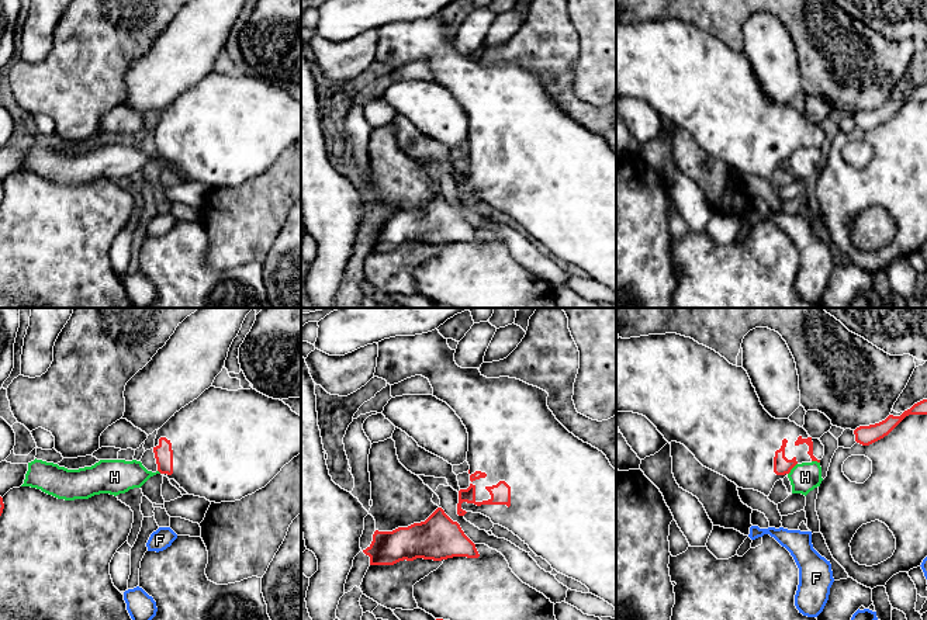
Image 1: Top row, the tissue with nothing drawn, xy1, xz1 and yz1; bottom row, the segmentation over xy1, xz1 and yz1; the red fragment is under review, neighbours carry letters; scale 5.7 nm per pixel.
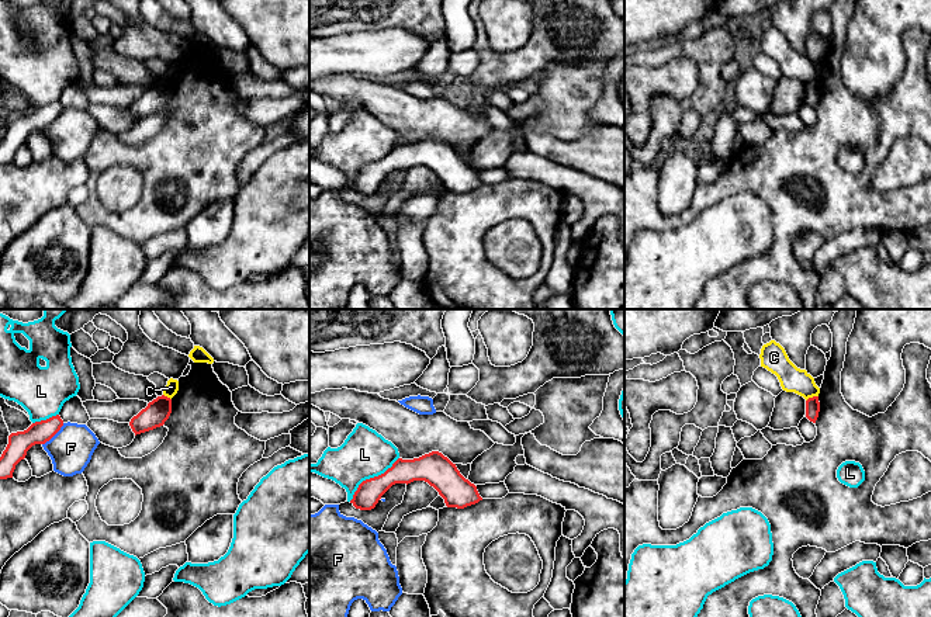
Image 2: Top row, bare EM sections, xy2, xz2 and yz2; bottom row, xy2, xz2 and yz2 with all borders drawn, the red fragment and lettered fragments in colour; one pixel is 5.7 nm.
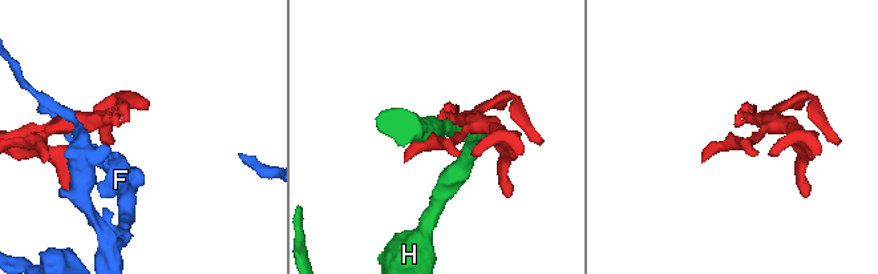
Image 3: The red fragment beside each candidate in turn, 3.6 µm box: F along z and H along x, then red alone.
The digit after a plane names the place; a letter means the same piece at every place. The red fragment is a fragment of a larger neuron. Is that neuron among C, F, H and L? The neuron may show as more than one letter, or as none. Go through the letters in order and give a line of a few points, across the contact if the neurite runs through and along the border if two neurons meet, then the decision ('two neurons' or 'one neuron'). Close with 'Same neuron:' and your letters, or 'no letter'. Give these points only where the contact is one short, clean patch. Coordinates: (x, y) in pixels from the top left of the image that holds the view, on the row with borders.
C: line yz2 (817, 395), (806, 401); two neurons
F: two neurons
H: two neurons
L: line xz2 (398, 457), (383, 472), (366, 478), (349, 501); two neurons
Same neuron: no letter

